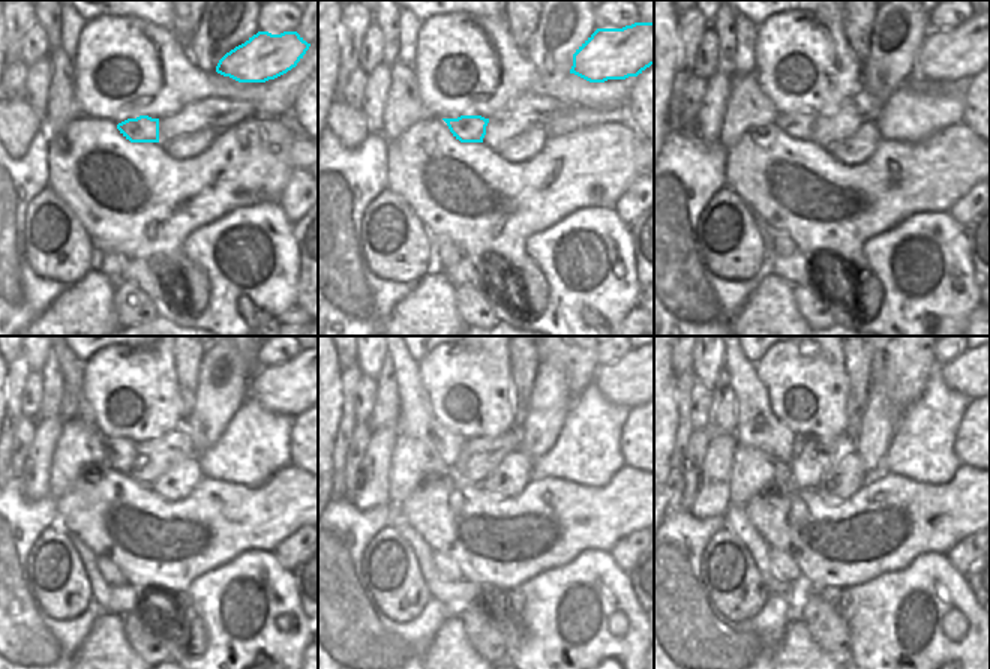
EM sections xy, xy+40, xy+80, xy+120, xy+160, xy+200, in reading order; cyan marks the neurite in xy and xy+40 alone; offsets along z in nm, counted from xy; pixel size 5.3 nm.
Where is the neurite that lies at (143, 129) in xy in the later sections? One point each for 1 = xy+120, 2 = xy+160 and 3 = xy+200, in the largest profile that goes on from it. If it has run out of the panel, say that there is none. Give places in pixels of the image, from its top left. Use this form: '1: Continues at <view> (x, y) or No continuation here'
1: Continues at xy+120 (120, 450)
2: Continues at xy+160 (452, 449)
3: Continues at xy+200 (786, 446)

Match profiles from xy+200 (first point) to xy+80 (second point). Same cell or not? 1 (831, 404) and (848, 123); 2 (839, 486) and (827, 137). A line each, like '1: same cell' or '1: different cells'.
1: different cells
2: different cells

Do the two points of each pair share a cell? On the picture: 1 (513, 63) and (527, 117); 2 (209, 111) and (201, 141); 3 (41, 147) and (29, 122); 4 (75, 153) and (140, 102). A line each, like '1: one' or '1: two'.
1: two
2: two
3: two
4: two

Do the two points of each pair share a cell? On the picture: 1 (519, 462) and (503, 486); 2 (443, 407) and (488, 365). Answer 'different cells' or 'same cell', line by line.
1: same cell
2: same cell

